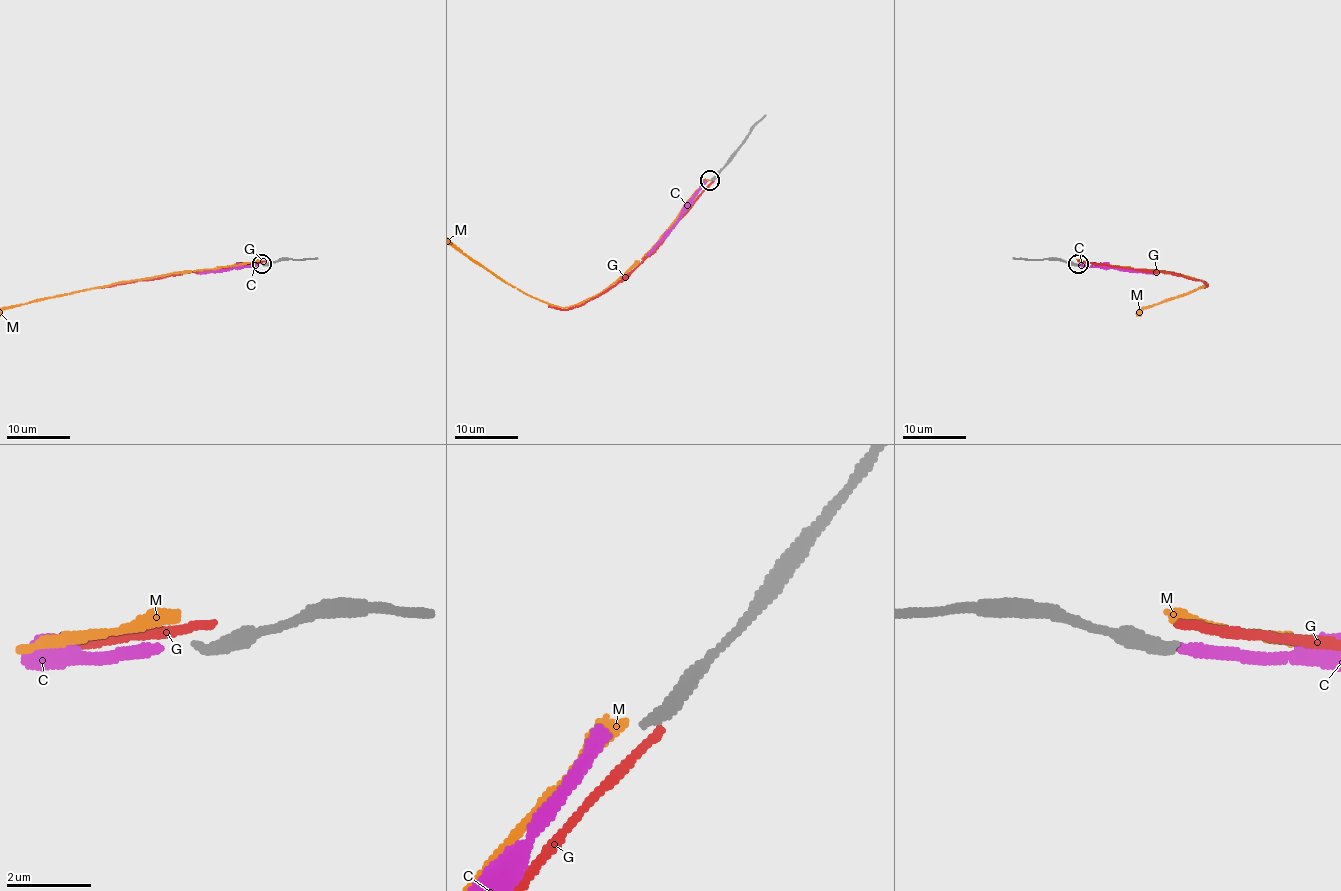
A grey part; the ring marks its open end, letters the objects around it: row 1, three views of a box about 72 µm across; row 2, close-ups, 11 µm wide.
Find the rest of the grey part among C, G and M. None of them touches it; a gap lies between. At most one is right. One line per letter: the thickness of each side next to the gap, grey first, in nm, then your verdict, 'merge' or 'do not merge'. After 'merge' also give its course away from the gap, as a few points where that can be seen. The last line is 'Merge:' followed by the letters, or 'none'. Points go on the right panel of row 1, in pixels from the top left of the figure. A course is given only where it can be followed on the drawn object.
C: 280 nm thick on the grey side, 320 nm on the other; do not merge
G: 280 nm thick on the grey side, 220 nm on the other; do not merge
M: 280 nm thick on the grey side, 360 nm on the other; do not merge
Merge: none

